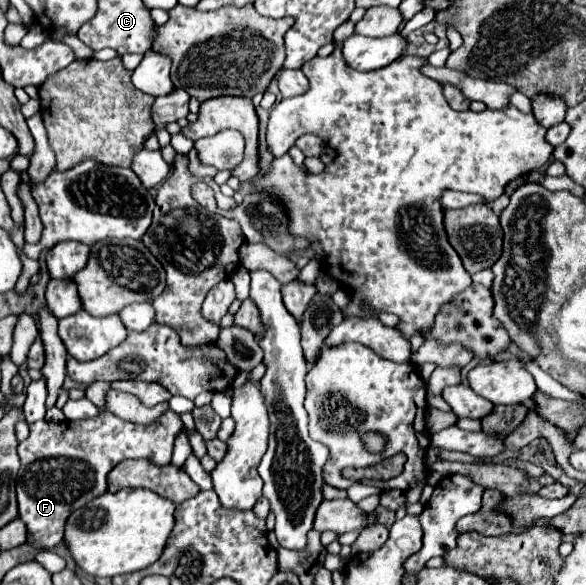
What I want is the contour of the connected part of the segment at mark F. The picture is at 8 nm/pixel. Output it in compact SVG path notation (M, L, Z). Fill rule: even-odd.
M96 381L86 389L86 397L99 408L99 413L94 419L60 421L60 423L50 423L46 419L36 421L30 425L30 435L18 445L18 455L22 461L18 481L16 481L20 519L24 521L24 525L28 529L28 539L38 539L40 549L52 549L58 543L62 543L62 533L64 533L64 523L66 523L66 507L76 509L76 507L82 507L88 501L104 495L108 491L108 473L120 461L148 459L152 465L158 465L158 467L164 467L170 463L174 441L184 431L180 417L168 409L150 425L138 425L138 423L124 421L106 409L105 398L110 389L112 389L110 383L104 381Z

